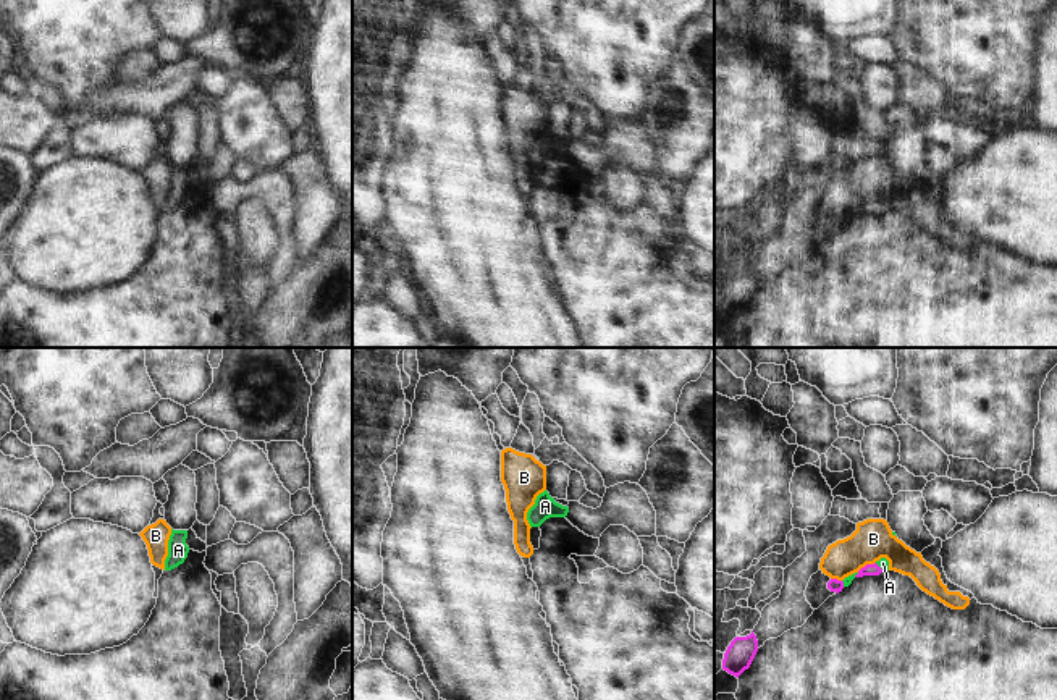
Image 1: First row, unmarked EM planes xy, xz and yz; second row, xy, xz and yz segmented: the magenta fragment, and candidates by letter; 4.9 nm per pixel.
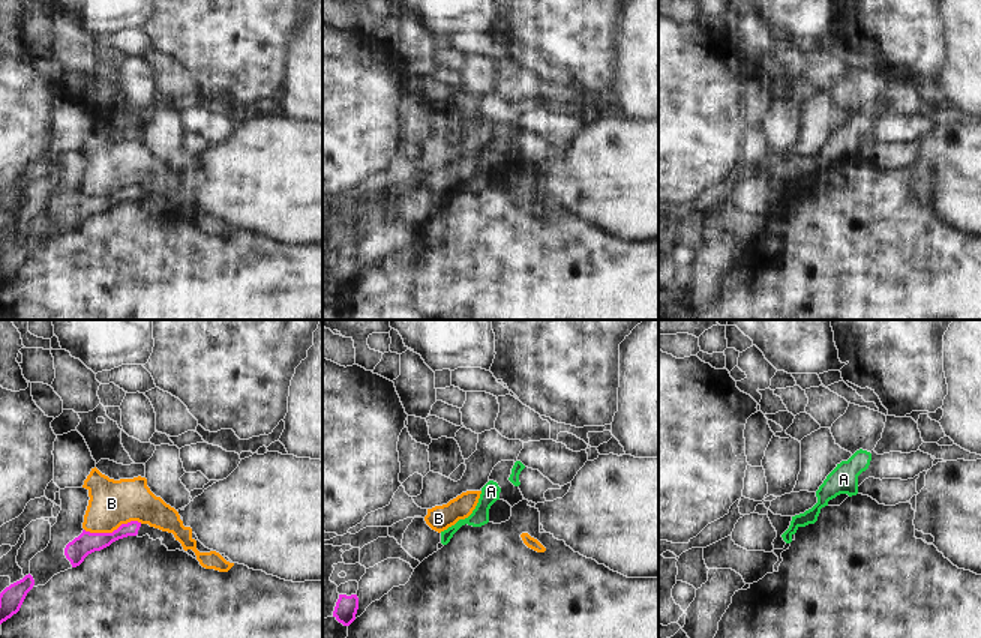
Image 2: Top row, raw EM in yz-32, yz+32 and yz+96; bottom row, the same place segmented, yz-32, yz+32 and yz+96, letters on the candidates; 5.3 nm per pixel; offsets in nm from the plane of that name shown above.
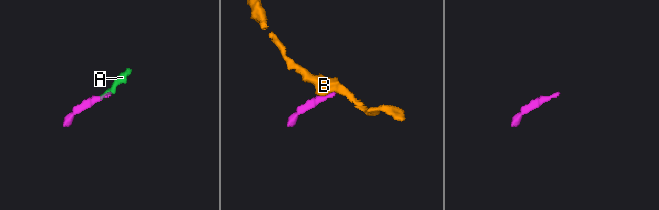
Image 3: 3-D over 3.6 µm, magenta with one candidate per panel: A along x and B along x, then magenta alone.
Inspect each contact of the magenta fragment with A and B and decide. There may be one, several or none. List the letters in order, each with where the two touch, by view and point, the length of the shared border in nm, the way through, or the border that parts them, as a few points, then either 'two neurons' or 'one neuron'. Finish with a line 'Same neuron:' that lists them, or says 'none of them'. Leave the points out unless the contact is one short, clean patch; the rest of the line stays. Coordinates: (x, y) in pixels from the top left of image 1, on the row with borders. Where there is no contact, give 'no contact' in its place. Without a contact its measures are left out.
A: meets magenta in yz at (878, 566); contact 60 nm long; runs through yz (870, 569), (878, 566), (883, 563); one neuron
B: meets magenta in yz at (865, 566); contact 110 nm long; border along yz (875, 561), (857, 571); two neurons
Same neuron: A

